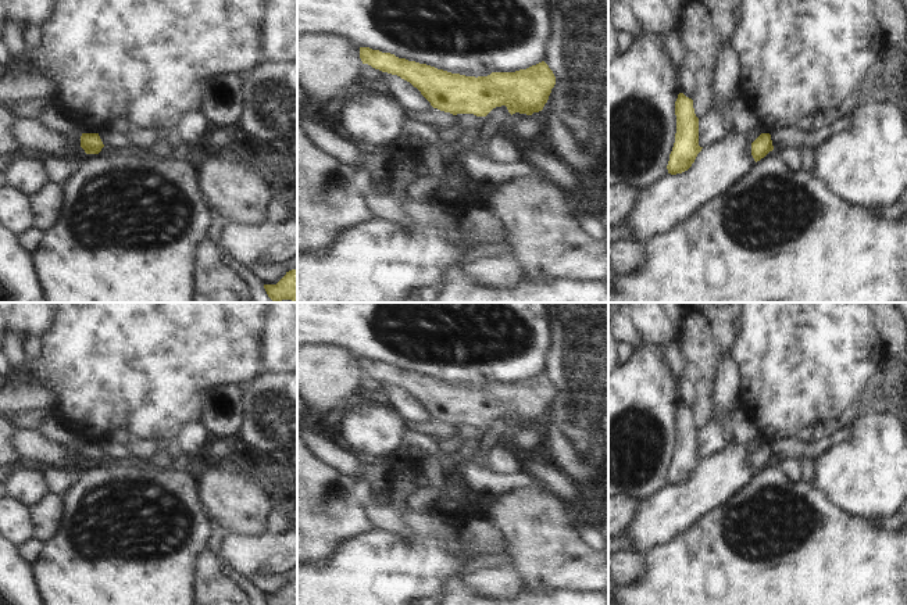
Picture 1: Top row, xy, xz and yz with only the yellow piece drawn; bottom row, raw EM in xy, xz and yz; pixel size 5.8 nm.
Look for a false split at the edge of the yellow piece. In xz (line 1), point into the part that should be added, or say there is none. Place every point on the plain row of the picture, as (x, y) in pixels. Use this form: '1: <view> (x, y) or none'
1: none

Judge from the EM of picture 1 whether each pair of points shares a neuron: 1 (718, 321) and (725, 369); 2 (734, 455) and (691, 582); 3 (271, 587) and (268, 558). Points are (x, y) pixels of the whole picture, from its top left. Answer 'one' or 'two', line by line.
1: two
2: two
3: two

